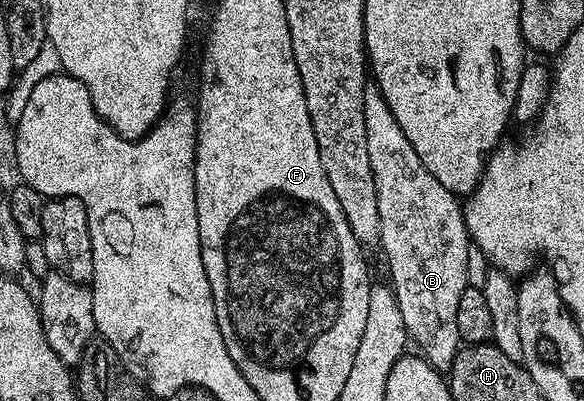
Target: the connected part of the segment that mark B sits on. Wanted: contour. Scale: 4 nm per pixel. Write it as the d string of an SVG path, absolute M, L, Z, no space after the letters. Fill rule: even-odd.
M368 81L365 85L365 101L363 102L365 109L365 145L369 148L369 165L375 174L375 188L377 189L377 213L381 221L381 229L379 230L378 246L383 247L383 255L387 258L387 267L391 270L390 286L397 297L397 305L401 309L401 321L405 321L405 329L407 330L410 342L415 343L424 359L431 363L441 373L450 372L455 354L458 353L461 340L457 333L457 304L461 301L461 293L469 285L467 279L467 262L470 261L471 255L467 252L469 248L469 236L467 234L467 226L463 220L463 208L460 200L449 189L445 189L445 185L441 185L441 181L437 181L437 177L433 177L433 173L429 173L429 169L425 169L425 165L417 153L413 149L413 145L409 145L409 139L405 137L405 133L401 133L401 125L397 125L397 119L393 117L393 113L389 109L389 105L385 101L385 97L379 92L379 88L374 82Z

